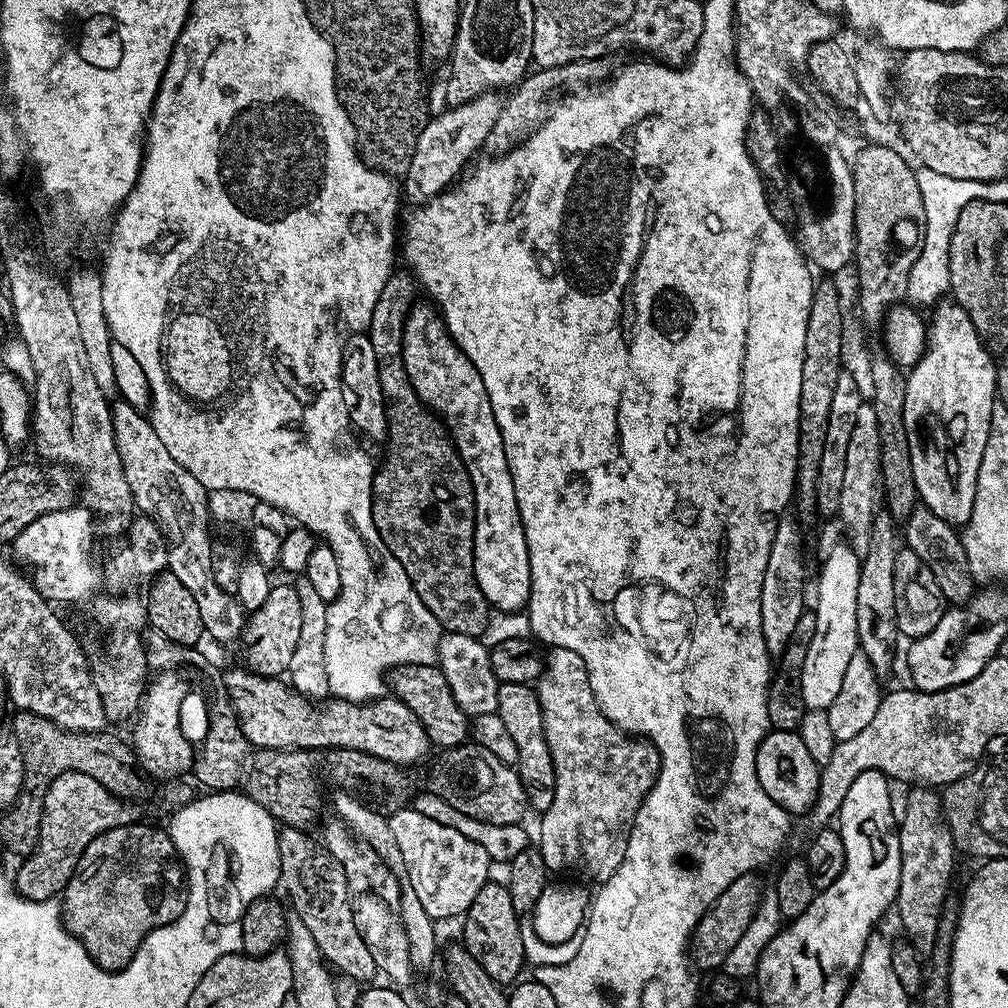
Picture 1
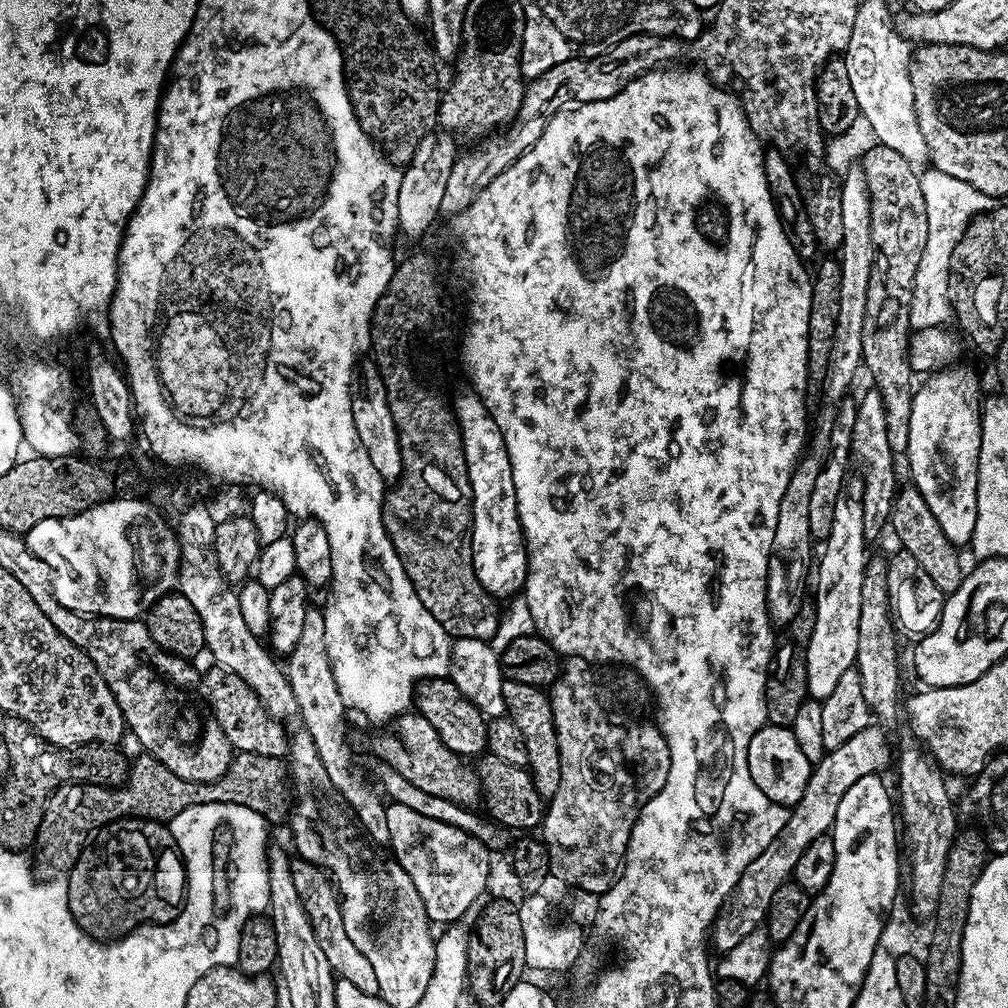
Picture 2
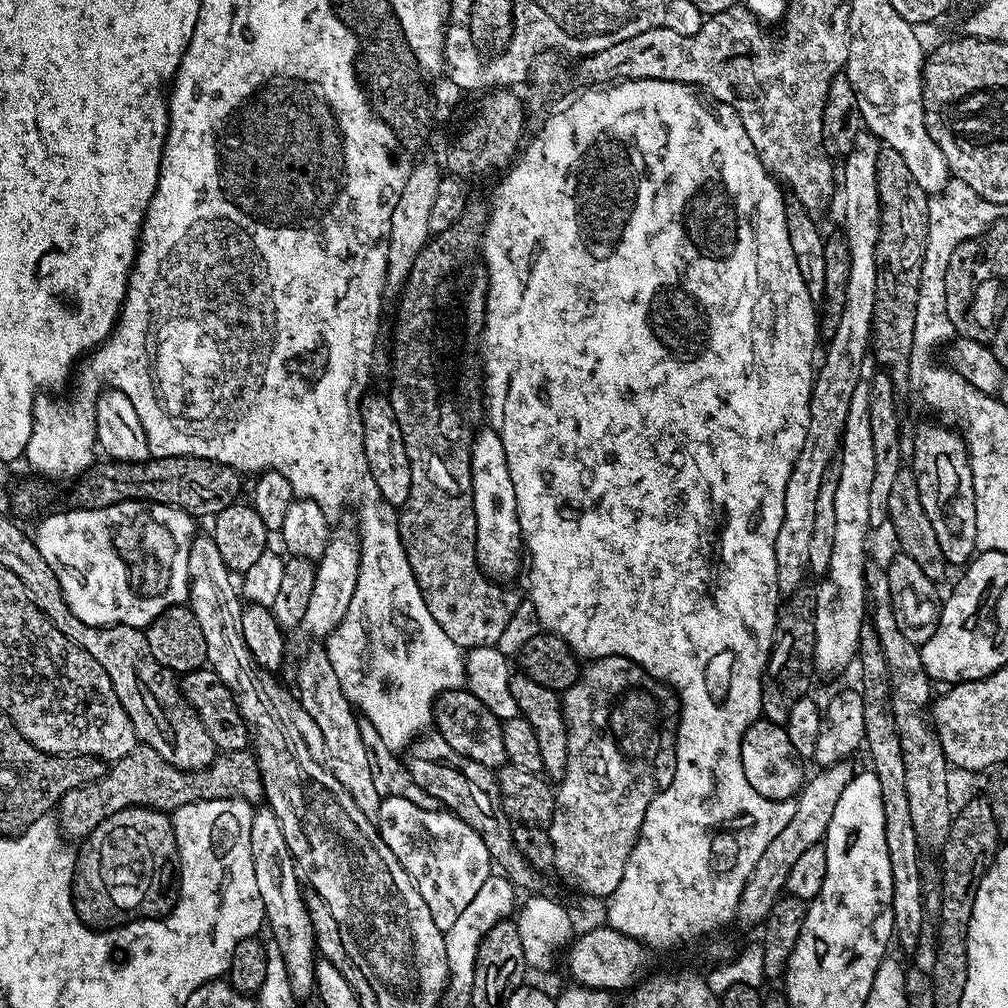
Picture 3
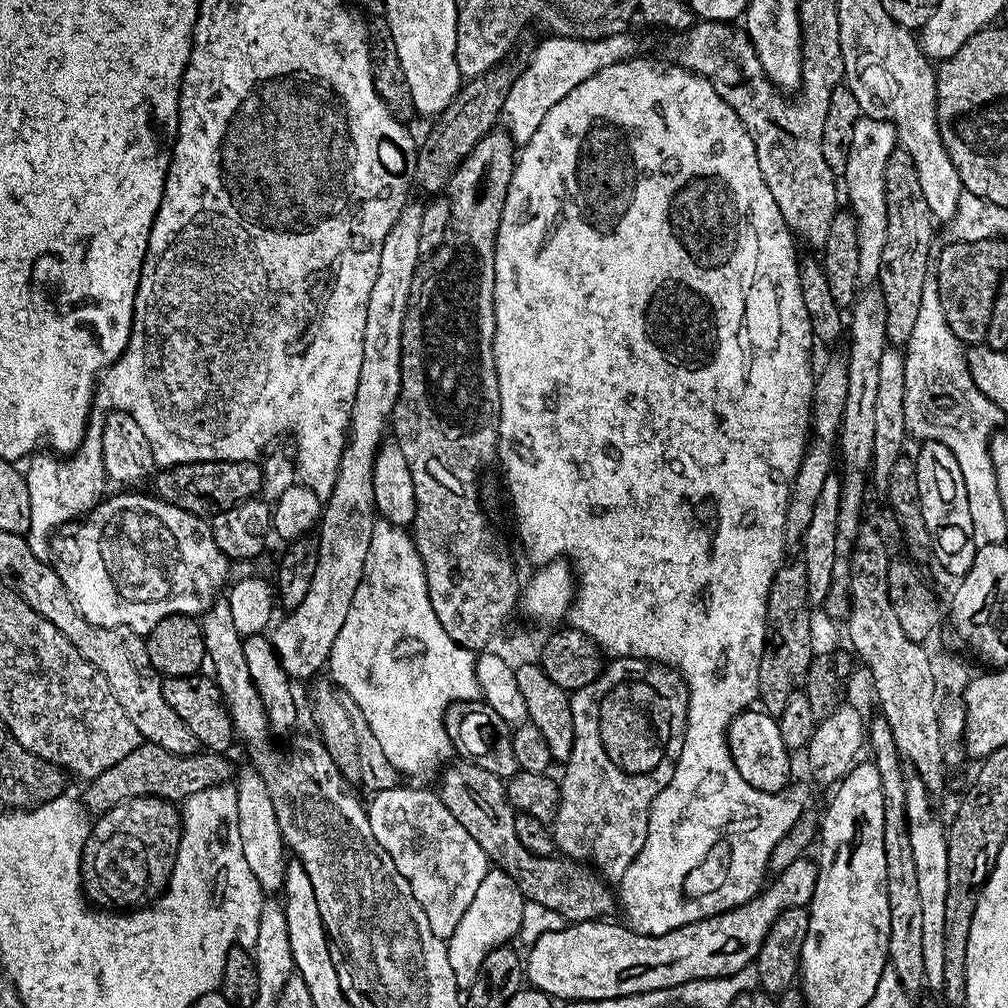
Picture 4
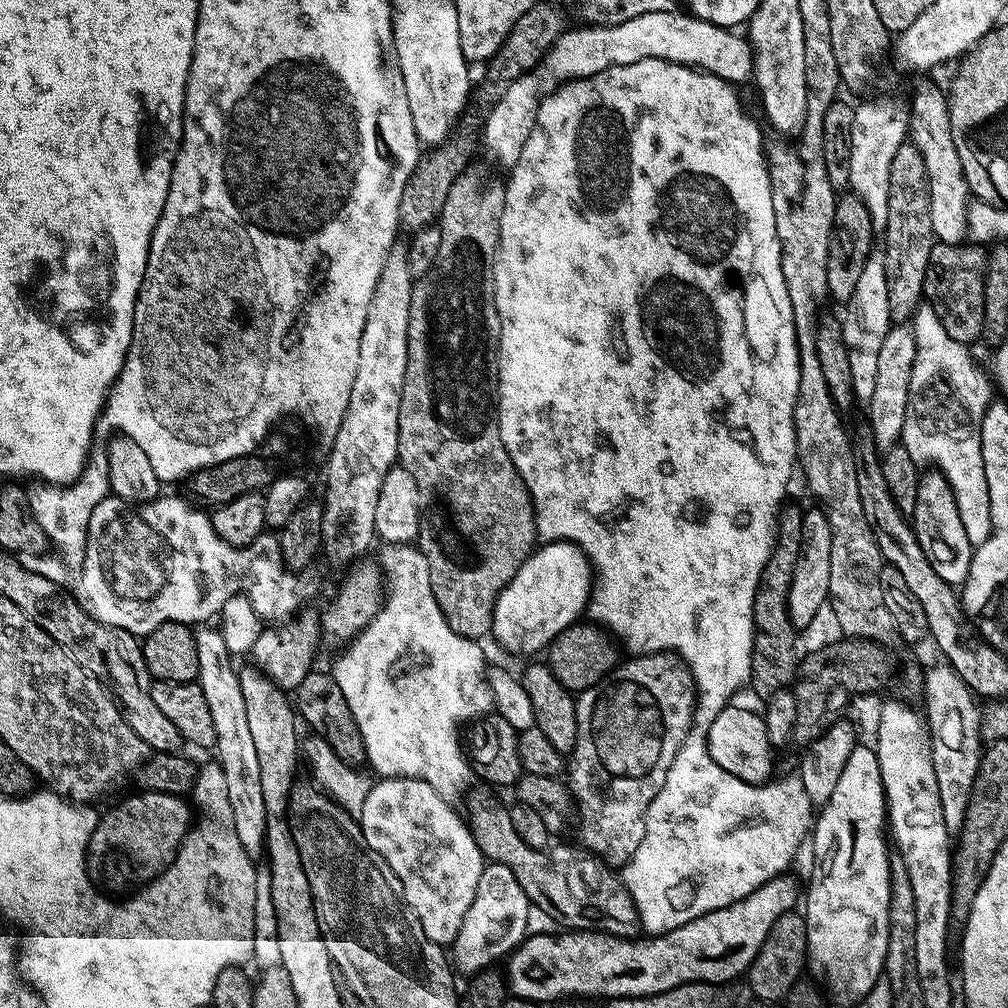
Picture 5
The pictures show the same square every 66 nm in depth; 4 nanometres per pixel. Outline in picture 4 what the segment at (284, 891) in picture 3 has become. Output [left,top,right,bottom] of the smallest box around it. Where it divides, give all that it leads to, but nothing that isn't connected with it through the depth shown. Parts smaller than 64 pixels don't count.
[234,766,288,893]

